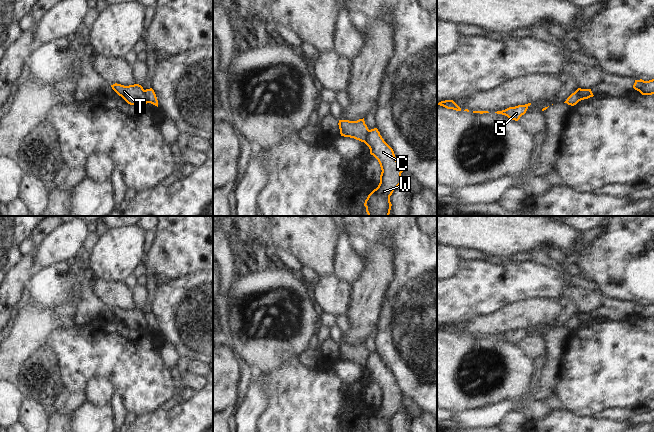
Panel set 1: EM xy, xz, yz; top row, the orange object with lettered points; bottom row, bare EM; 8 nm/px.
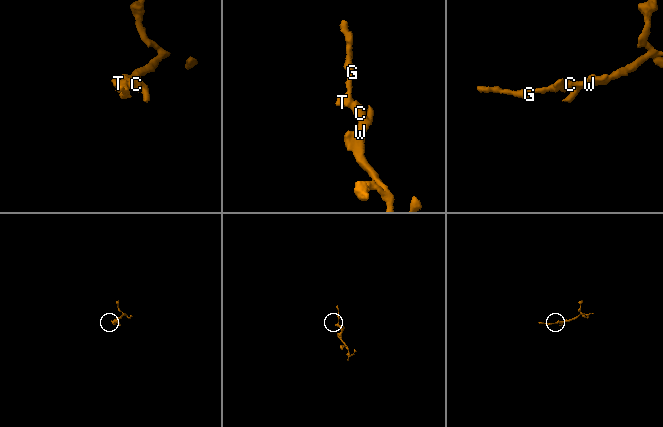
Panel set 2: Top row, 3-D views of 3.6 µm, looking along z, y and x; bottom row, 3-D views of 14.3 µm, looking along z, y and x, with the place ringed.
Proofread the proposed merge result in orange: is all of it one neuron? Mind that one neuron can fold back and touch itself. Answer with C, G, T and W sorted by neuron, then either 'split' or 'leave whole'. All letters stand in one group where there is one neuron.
C W / G T; split

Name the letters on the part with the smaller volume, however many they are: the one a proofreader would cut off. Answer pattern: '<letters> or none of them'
G, T

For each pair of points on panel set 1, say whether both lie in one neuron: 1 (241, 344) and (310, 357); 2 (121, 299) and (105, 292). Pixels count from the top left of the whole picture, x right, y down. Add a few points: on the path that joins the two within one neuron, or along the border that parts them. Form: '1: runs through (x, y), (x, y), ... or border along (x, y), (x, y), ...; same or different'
1: border along (312, 343), (296, 358); different
2: runs through (117, 295), (109, 293); same

